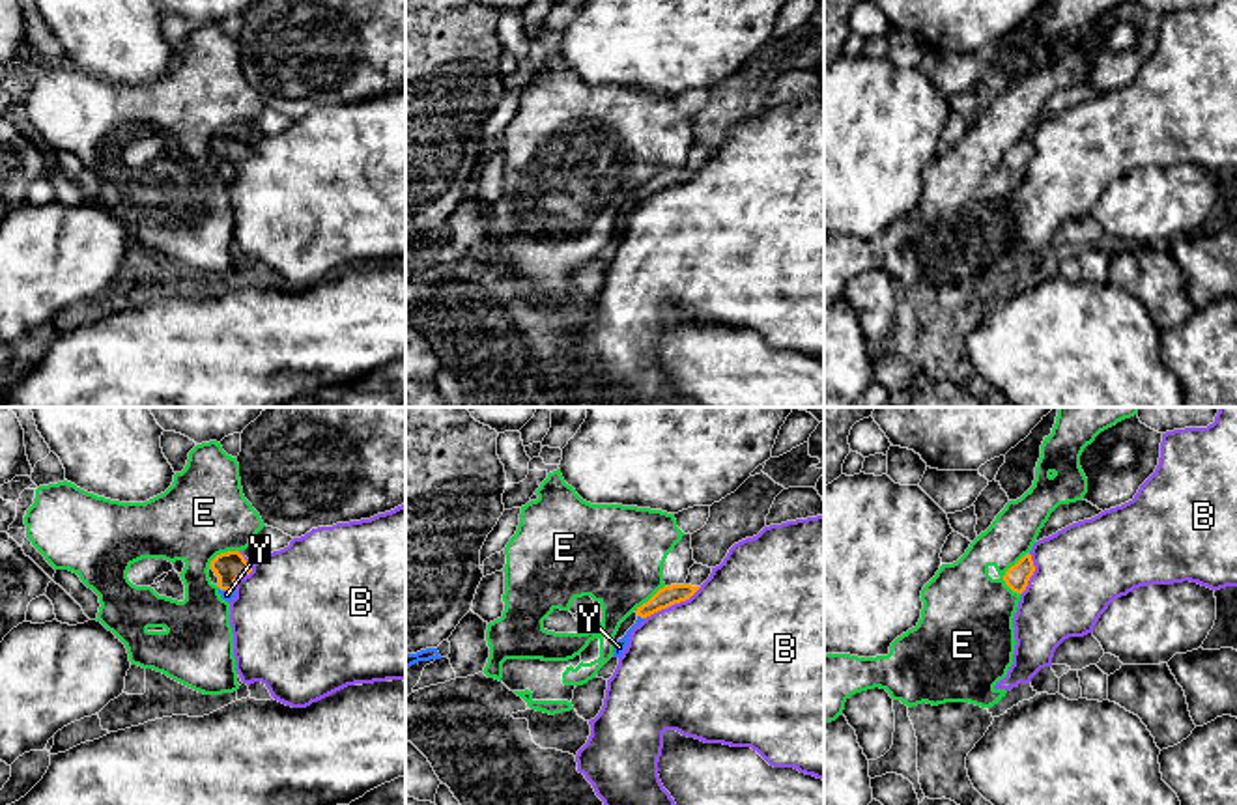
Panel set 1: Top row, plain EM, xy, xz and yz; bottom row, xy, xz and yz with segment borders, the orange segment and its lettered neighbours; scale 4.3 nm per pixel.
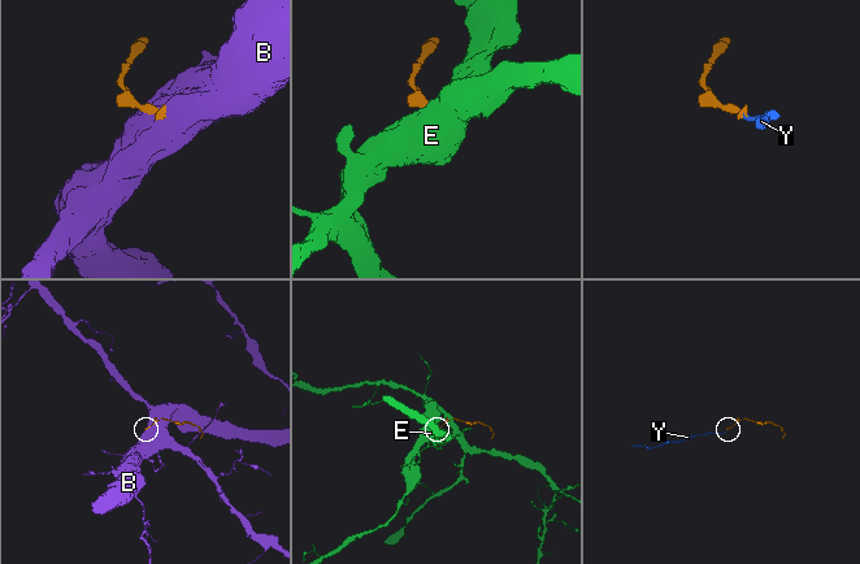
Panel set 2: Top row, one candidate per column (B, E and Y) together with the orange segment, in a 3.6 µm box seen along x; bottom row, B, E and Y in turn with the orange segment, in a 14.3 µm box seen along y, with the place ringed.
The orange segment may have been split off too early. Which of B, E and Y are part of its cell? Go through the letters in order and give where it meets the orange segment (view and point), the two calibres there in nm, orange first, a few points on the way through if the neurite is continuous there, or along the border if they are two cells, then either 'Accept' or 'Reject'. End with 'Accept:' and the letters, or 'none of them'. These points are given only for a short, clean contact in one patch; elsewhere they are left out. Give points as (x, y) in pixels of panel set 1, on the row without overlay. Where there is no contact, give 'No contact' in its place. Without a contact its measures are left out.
B: Touches orange at xz (671, 185). Thickness 90 nm (orange) against 480 nm. Reject
E: Touches orange at yz (1006, 154). Thickness 100 nm (orange) against 380 nm. Boundary: yz (1028, 133), (1004, 157), (1004, 163), (1017, 176). Reject
Y: Touches orange at xz (639, 197). Thickness 90 nm (orange) against 60 nm. Path across: xz (666, 178), (639, 197), (619, 228). Accept
Accept: Y

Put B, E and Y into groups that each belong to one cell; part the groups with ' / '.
B / E / Y

